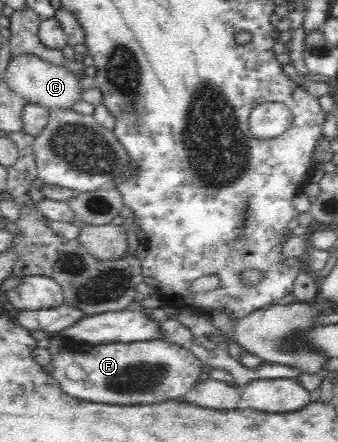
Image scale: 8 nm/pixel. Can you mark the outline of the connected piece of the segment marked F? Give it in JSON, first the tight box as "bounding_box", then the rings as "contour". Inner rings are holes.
{"bounding_box":[48,336,204,406],"contour":[[[62,336],[50,339],[48,351],[54,370],[51,373],[55,381],[59,382],[63,391],[72,398],[81,398],[105,405],[139,406],[139,404],[159,404],[167,400],[182,400],[199,380],[204,371],[204,363],[194,356],[191,350],[176,346],[167,341],[155,340],[146,342],[112,343],[105,345],[87,345],[82,353],[68,352],[63,347]]]}

